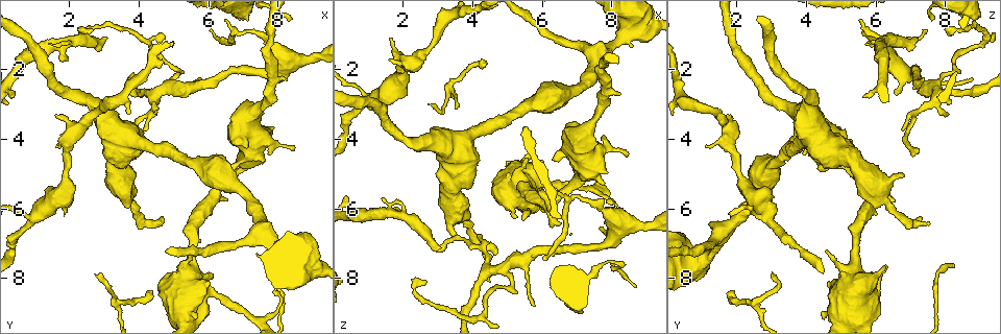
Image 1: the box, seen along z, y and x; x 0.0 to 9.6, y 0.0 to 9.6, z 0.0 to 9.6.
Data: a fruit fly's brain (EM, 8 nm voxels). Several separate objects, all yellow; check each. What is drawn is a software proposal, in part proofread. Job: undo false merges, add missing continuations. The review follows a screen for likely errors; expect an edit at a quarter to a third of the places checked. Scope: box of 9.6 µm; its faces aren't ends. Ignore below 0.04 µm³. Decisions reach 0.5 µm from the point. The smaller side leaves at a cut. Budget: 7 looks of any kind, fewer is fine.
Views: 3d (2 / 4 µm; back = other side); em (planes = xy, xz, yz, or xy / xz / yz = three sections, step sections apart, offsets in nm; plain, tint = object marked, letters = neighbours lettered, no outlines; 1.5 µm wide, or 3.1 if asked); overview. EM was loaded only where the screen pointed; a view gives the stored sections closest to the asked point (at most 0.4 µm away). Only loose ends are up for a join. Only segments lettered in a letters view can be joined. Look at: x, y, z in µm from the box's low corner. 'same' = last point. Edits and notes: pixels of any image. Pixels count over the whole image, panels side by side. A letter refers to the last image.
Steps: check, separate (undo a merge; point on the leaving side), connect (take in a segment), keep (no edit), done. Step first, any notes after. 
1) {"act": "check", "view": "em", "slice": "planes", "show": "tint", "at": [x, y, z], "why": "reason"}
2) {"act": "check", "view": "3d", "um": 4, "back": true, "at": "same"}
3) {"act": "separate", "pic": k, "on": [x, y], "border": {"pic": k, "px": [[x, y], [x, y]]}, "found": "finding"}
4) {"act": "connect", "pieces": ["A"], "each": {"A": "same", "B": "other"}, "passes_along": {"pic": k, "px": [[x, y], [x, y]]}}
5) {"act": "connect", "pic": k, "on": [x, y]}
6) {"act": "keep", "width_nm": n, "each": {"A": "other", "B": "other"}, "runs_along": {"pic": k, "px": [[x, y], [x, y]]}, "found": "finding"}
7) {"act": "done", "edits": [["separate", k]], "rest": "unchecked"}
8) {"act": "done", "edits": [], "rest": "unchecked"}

{"act": "check", "view": "3d", "um": 2, "at": [6.05, 0.85, 7.50], "why": "an open end"}

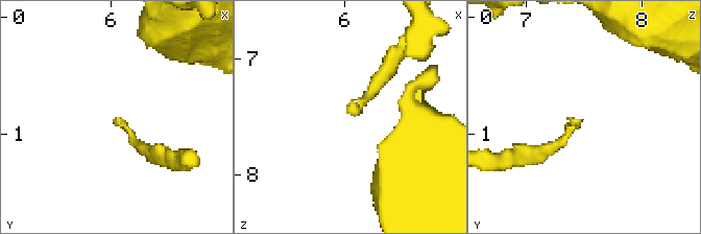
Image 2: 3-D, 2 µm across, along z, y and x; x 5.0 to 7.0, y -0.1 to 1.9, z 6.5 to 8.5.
{"act": "check", "view": "em", "slice": "planes", "show": "plain", "at": [6.02, 0.90, 7.46], "why": "need the tissue"}

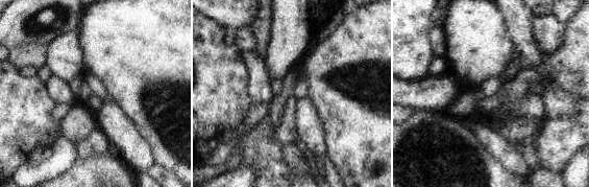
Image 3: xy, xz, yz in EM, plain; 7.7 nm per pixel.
{"act": "check", "view": "em", "slice": "planes", "show": "letters", "at": "same", "why": "see the neighbours"}

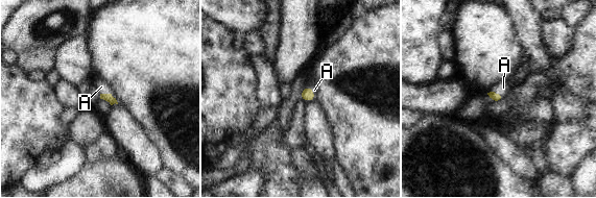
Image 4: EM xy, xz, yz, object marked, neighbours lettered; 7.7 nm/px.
{"act": "connect", "pieces": ["A"], "each": {"A": "same"}, "passes_along": {"pic": 4, "px": [[495, 97], [499, 94], [503, 88]]}, "found": "the neuron continues"}

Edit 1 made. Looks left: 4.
{"act": "check", "view": "overview"}

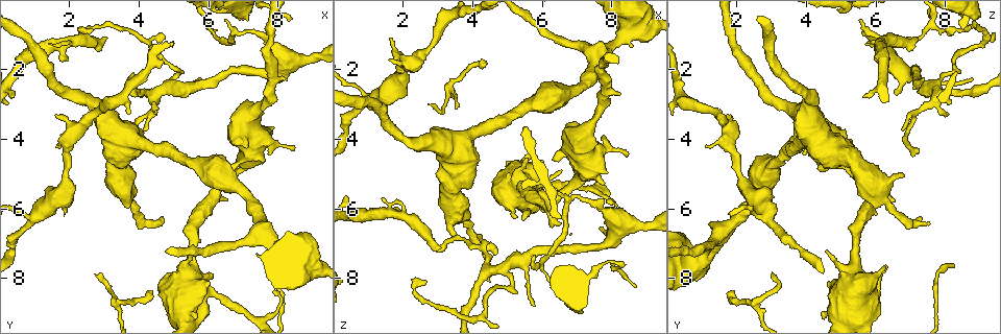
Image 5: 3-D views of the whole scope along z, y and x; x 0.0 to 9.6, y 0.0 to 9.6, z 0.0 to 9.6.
{"act": "check", "view": "3d", "um": 4, "at": [3.05, 1.05, 7.20], "why": "an open end"}

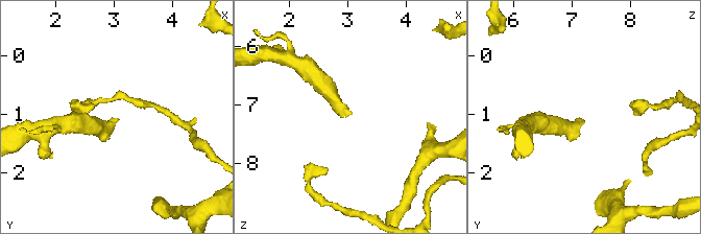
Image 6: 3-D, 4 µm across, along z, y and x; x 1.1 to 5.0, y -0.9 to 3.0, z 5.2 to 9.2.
{"act": "check", "view": "em", "slice": "xy", "step": 4, "show": "letters", "at": [3.10, 1.10, 7.10]}

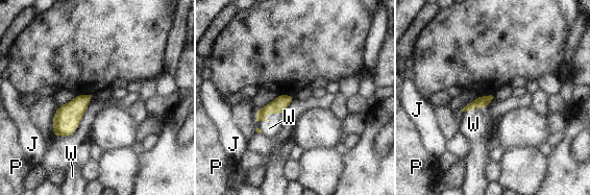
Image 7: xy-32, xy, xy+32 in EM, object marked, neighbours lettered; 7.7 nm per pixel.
{"act": "connect", "pieces": ["W"], "each": {"J": "other", "P": "other", "W": "same"}, "passes_along": {"pic": 7, "px": [[279, 104], [268, 113], [269, 128]]}, "found": "it goes on there"}

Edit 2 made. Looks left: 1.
{"act": "check", "view": "em", "slice": "planes", "show": "letters", "at": [6.35, 4.85, 4.55], "why": "an open end"}

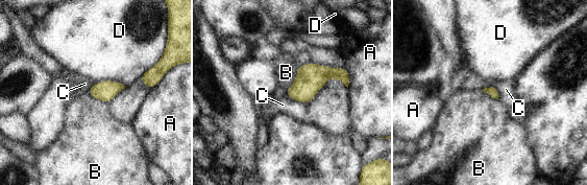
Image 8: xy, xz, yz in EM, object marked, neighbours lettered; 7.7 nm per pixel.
{"act": "keep", "each": {"A": "other", "B": "other", "C": "other", "D": "other"}, "found": "none of them fits"}

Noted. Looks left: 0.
{"act": "done", "edits": [["connect", 4], ["connect", 7]], "rest": "unchecked"}

